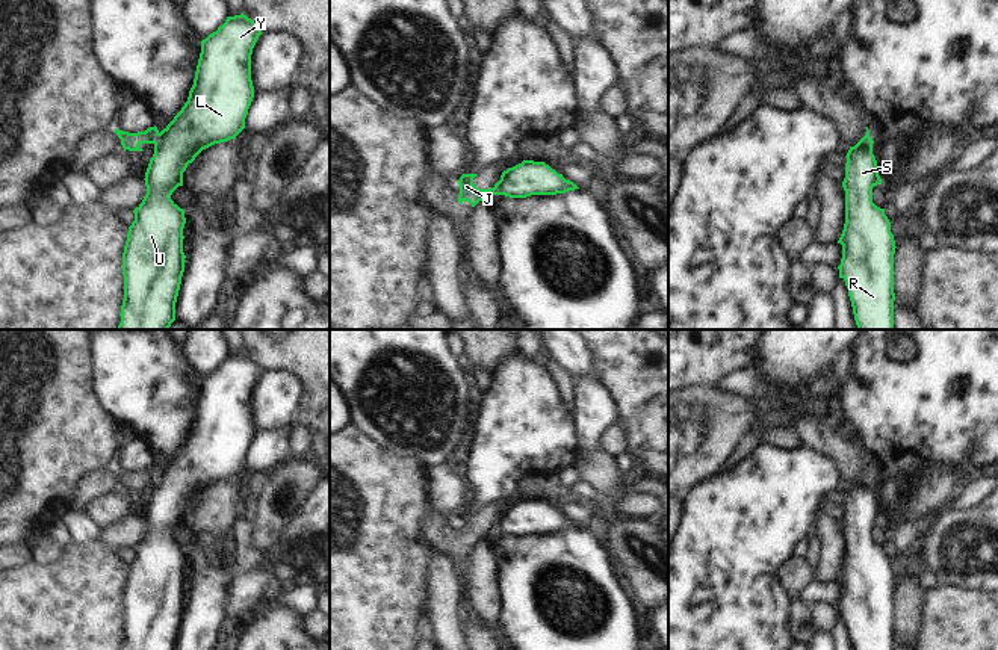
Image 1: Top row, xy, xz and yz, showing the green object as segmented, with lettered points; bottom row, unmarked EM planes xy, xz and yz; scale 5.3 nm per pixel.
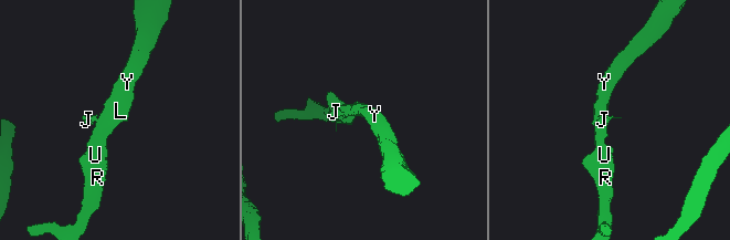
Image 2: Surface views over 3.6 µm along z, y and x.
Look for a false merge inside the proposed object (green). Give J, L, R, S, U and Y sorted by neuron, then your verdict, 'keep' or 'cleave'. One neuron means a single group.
J / L R S U Y; cleave

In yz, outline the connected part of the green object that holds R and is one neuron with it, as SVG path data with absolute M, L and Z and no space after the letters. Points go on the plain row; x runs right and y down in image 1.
M865 473L850 485L845 502L845 562L838 582L842 583L839 617L845 620L853 650L894 650L894 593L895 579L885 547L872 541L872 526L882 523L877 499L872 493L874 479Z

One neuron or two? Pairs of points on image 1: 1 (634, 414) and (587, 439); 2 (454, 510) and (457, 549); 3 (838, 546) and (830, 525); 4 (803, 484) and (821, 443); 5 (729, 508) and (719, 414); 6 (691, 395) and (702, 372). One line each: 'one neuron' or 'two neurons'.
1: two neurons
2: two neurons
3: one neuron
4: two neurons
5: two neurons
6: two neurons

